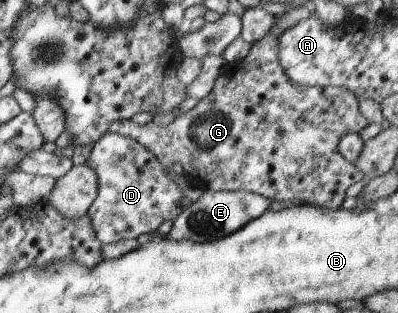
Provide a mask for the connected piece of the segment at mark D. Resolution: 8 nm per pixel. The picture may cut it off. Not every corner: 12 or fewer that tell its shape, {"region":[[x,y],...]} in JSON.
{"region":[[106,132],[86,163],[102,245],[136,239],[189,204],[158,160]]}

